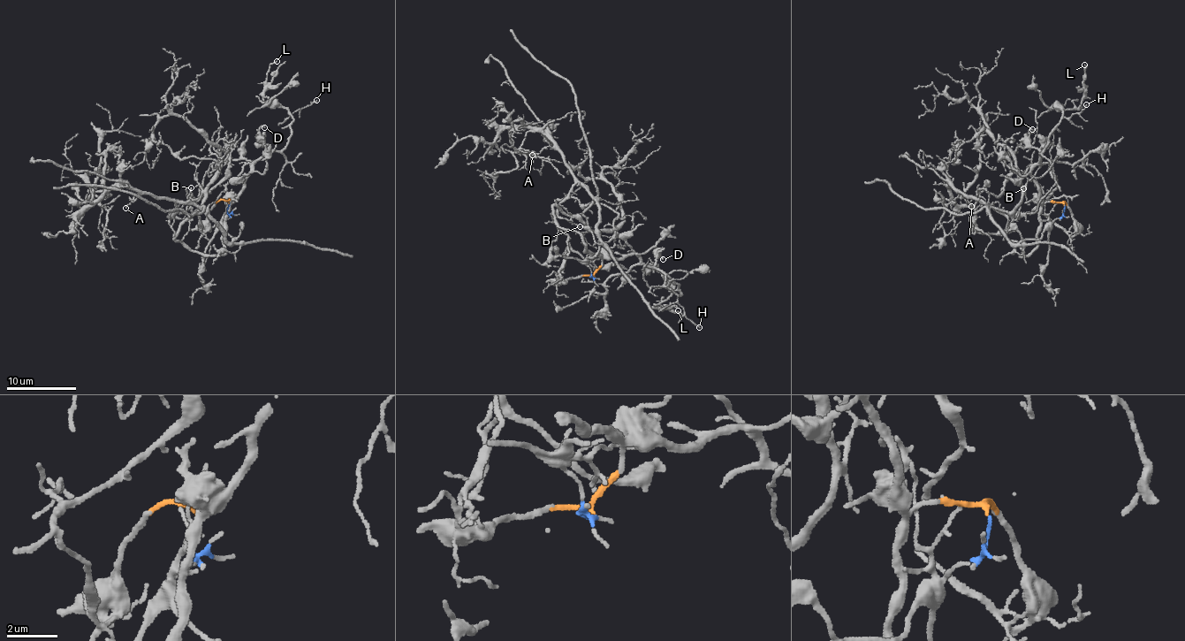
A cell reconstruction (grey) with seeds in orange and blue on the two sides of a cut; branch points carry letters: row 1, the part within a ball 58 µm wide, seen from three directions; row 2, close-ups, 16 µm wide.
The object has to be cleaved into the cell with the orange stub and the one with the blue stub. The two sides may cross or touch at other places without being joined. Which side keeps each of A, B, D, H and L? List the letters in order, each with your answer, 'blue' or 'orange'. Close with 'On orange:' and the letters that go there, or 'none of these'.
A: blue
B: blue
D: orange
H: orange
L: orange
On orange: D, H, L

